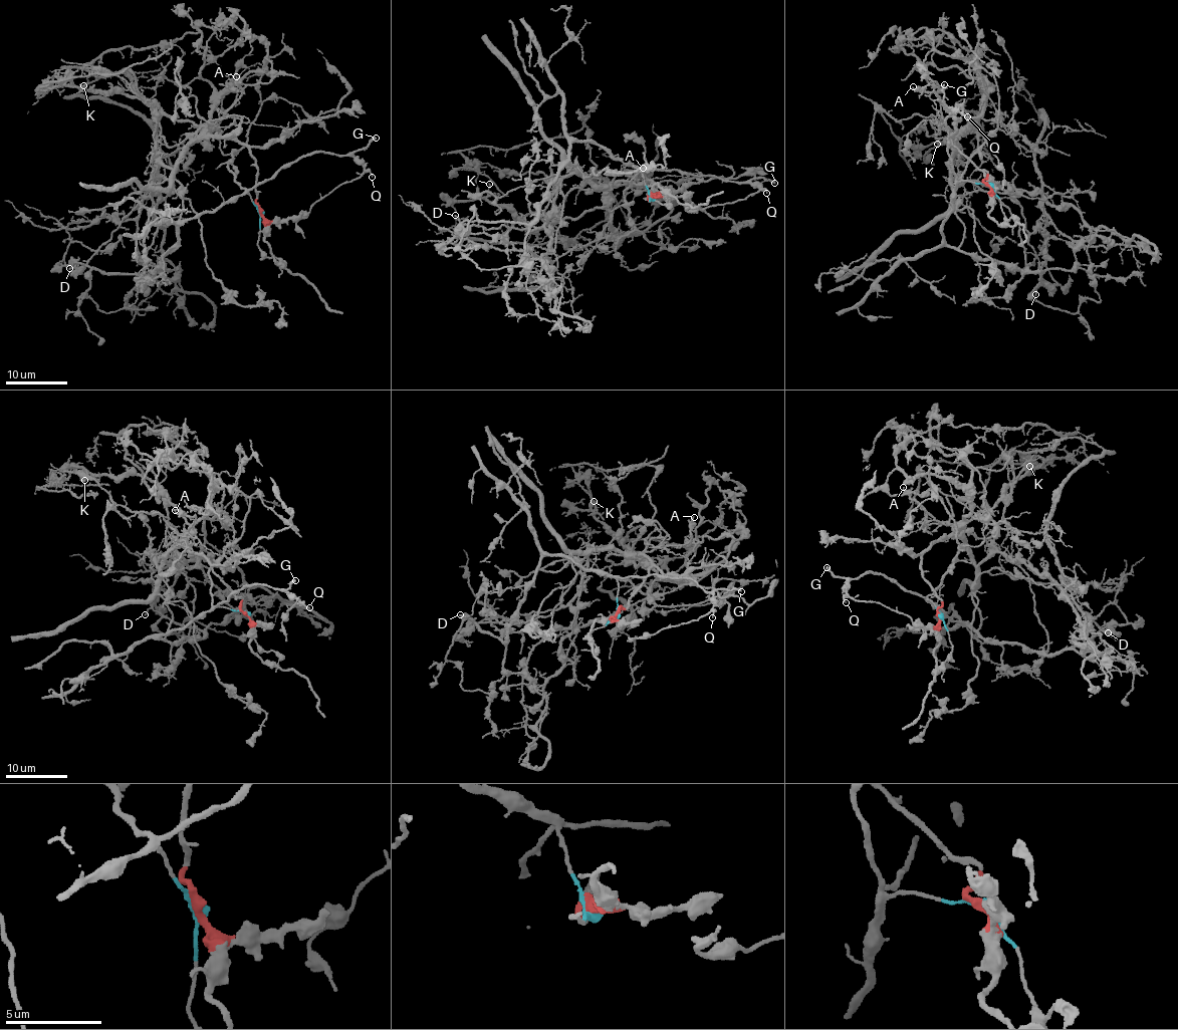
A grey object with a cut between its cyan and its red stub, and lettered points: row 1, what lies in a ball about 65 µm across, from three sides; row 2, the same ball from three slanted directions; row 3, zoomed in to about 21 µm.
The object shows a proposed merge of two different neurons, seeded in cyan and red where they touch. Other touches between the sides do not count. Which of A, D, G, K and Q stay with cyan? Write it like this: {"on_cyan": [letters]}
{"on_cyan": ["D", "G", "Q"]}

